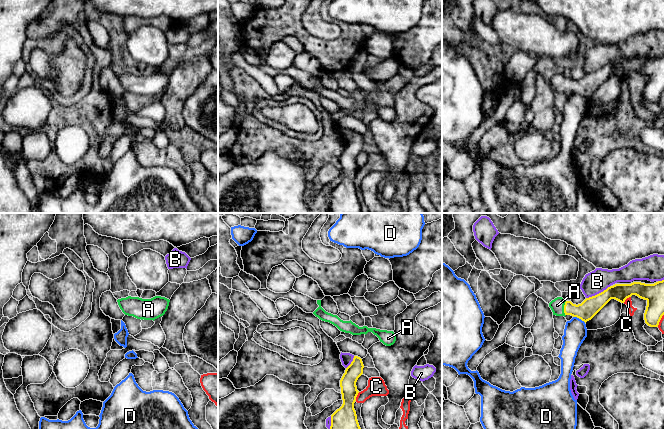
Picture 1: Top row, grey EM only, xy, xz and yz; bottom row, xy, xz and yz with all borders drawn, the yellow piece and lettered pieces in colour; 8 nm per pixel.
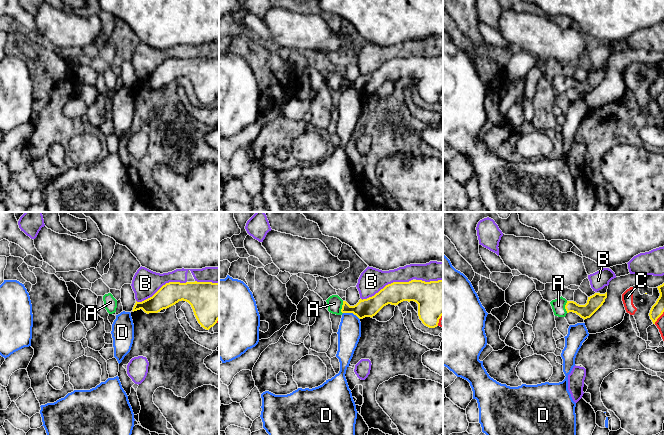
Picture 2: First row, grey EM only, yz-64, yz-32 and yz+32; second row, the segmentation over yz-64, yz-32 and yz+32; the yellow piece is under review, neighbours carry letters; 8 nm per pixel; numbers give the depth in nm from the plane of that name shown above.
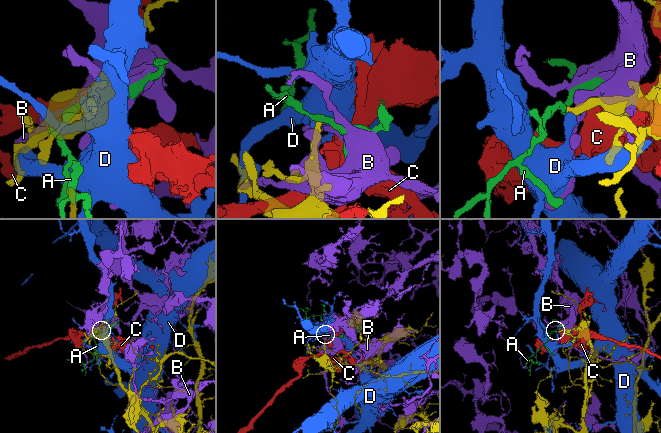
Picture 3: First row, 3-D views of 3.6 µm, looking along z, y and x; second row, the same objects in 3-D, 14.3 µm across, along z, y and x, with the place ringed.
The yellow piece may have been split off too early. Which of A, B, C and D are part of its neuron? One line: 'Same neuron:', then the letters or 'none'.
Same neuron: A

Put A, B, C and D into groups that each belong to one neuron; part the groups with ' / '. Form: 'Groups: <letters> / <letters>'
Groups: A / B / C / D

